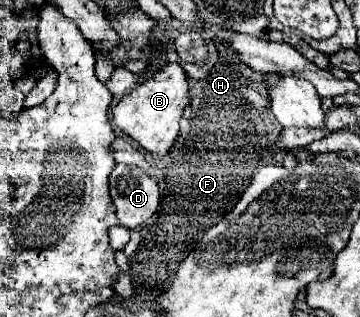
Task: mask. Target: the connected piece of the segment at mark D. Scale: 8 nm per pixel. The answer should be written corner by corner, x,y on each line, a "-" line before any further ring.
117,164
109,178
111,198
121,226
133,230
159,210
159,186
137,166

